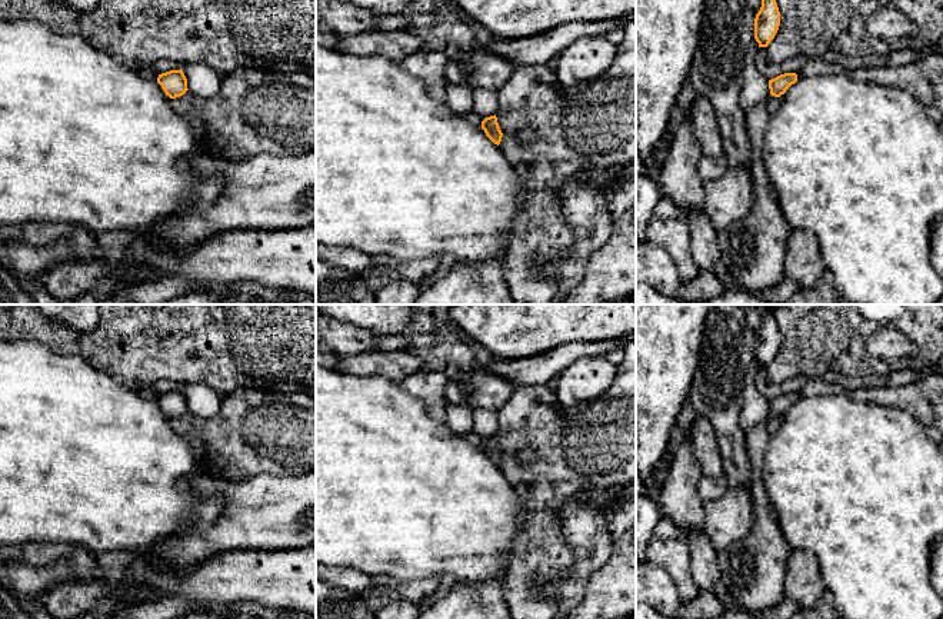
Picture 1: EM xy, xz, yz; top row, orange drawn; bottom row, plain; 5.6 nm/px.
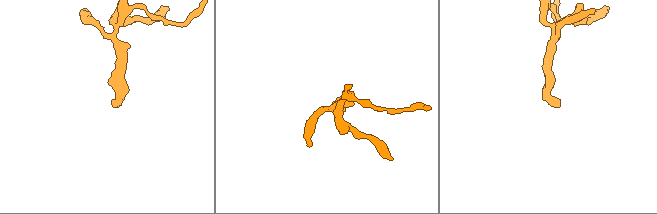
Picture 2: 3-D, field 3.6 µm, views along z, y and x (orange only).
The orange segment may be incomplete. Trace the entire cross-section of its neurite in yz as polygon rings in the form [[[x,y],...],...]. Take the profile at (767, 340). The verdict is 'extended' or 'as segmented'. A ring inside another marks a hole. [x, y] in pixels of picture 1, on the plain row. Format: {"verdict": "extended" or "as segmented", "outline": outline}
{"verdict": "as segmented", "outline": [[[769,312],[762,315],[762,327],[754,339],[754,359],[759,367],[767,367],[780,346],[780,332],[774,316]]]}

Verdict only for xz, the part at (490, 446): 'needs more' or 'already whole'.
already whole

